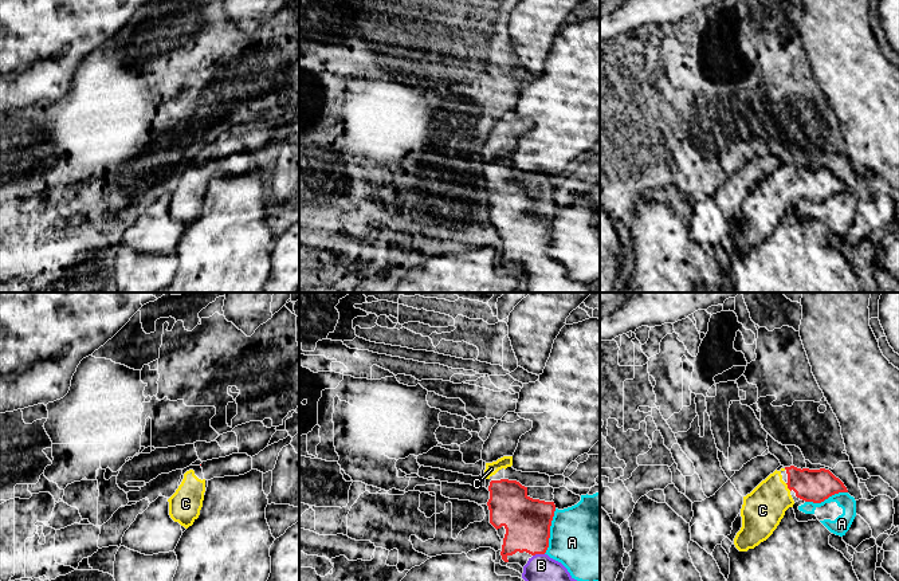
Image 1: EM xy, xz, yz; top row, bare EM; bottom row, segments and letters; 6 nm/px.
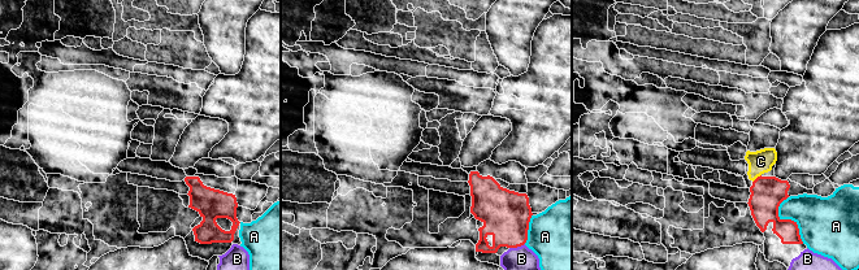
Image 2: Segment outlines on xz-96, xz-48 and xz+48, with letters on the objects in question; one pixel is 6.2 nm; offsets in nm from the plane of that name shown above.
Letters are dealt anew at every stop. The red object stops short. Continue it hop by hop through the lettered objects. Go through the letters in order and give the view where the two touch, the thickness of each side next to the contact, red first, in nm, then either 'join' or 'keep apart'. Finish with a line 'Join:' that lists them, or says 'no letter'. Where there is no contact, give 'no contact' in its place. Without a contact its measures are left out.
A: meets red in xz; 280 nm thick on the red side, 440 nm on the other; keep apart
B: meets red in xz; 280 nm thick on the red side, 300 nm on the other; join
C: meets red in yz; 200 nm thick on the red side, 260 nm on the other; join
Join: B, C

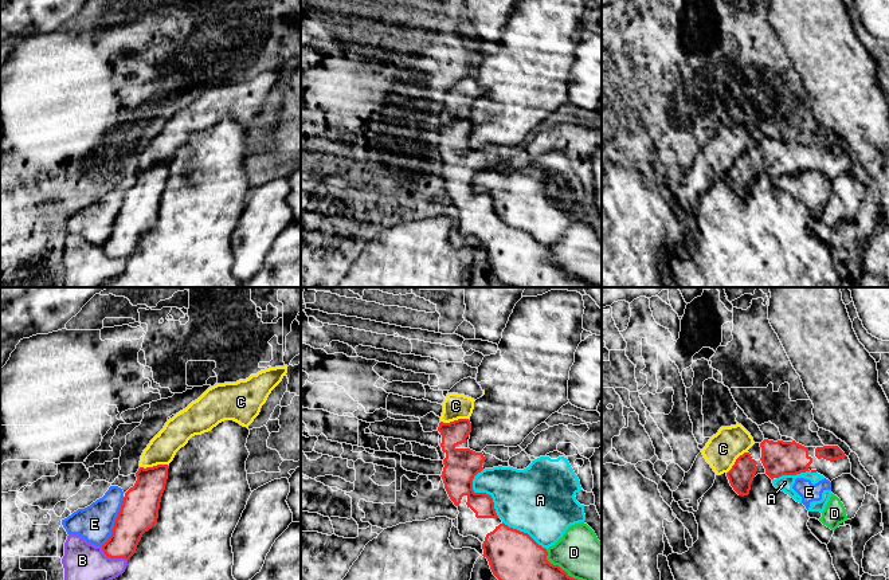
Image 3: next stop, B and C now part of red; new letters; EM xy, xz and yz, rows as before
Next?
A: meets red in xz; 200 nm thick on the red side, 360 nm on the other; keep apart
B: meets red in xy; 190 nm thick on the red side, 280 nm on the other; keep apart
C: meets red in xy; 220 nm thick on the red side, 170 nm on the other; keep apart
D: meets red in xz; 340 nm thick on the red side, 280 nm on the other; keep apart
E: meets red in xy; 220 nm thick on the red side, 220 nm on the other; keep apart
Join: no letter

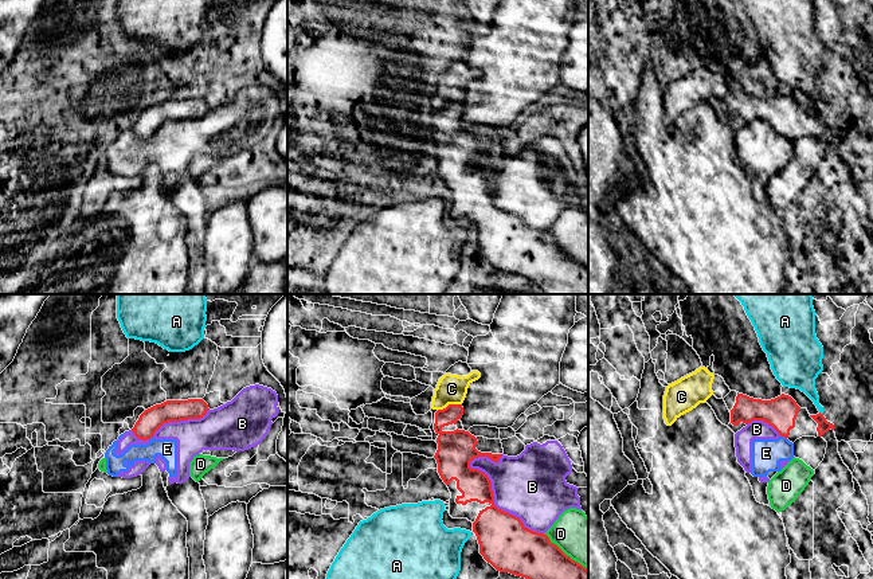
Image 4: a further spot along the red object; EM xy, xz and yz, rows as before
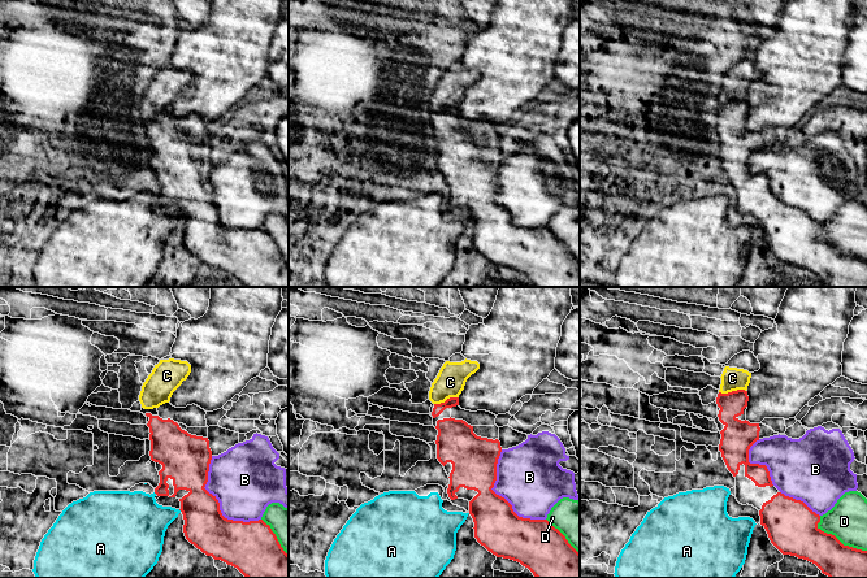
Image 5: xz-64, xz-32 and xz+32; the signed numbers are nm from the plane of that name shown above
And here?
A: meets red in yz; 80 nm thick on the red side, 170 nm on the other; keep apart
B: meets red in xz; 300 nm thick on the red side, 400 nm on the other; keep apart
C: meets red in xz; 190 nm thick on the red side, 180 nm on the other; keep apart
D: meets red in xz; 360 nm thick on the red side, 280 nm on the other; keep apart
E: meets red in yz; 190 nm thick on the red side, 180 nm on the other; keep apart
Join: no letter

